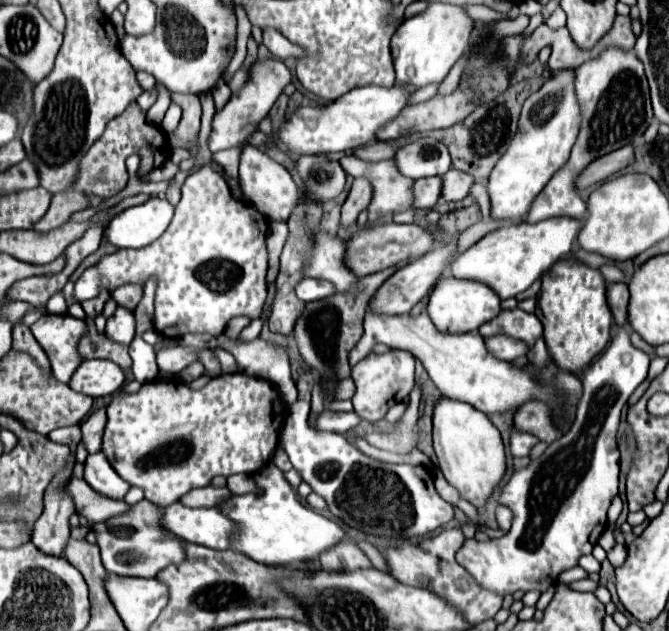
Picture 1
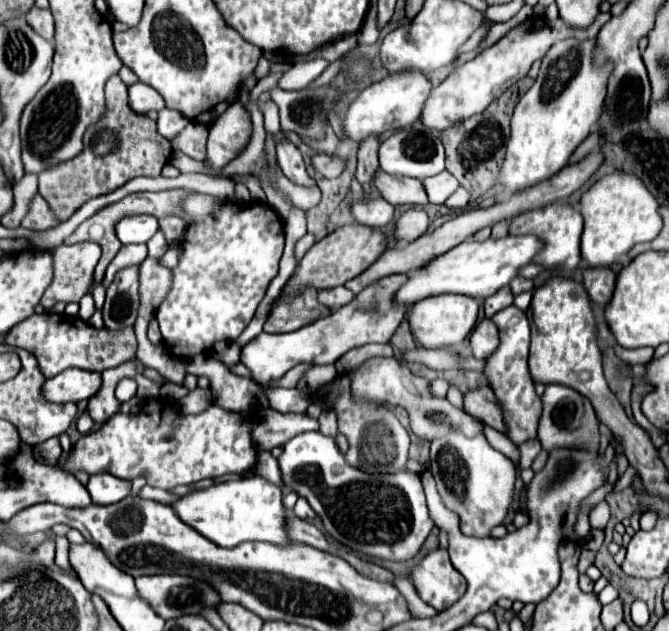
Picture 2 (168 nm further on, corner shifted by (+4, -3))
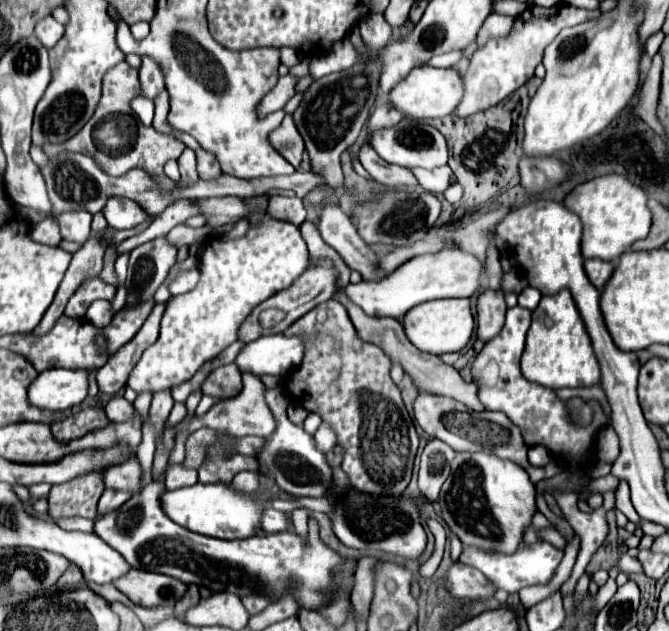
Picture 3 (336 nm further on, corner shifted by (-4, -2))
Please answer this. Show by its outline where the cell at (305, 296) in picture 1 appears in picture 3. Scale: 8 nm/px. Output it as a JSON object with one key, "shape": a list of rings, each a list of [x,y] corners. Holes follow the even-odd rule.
{"shape":[[[448,248],[434,254],[422,254],[400,268],[396,268],[390,276],[378,282],[360,282],[348,284],[344,288],[344,296],[360,306],[370,316],[392,316],[402,318],[410,308],[436,300],[436,298],[470,298],[476,290],[480,290],[480,276],[486,272],[486,264],[478,260],[472,252]]]}

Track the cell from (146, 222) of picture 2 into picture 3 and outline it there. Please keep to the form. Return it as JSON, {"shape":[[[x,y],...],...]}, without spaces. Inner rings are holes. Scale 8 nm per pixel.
{"shape":[[[118,196],[108,200],[102,214],[106,216],[110,228],[114,228],[114,230],[132,230],[132,228],[138,228],[144,222],[154,220],[138,204],[132,204],[132,200],[120,200]]]}

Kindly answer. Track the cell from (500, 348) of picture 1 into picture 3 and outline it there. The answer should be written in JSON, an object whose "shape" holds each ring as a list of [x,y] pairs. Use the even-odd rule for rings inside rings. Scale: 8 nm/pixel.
{"shape":[[[486,290],[478,298],[478,328],[476,336],[486,344],[490,342],[504,326],[504,314],[506,314],[506,302],[502,292]]]}

